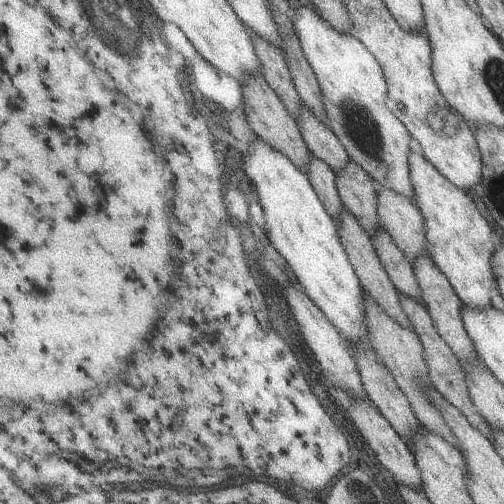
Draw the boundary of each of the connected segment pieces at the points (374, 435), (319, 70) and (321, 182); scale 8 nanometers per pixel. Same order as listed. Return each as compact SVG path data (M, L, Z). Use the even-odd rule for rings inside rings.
M351 399L350 407L347 408L350 420L358 432L362 434L364 440L368 442L370 448L380 460L383 468L389 470L396 483L409 486L418 492L422 492L420 471L415 463L413 452L406 441L388 424L388 421L380 414L380 411L370 401L364 399Z
M311 6L295 11L291 22L303 56L320 84L327 127L344 146L349 161L358 164L379 187L406 196L416 205L410 181L412 136L387 108L388 86L382 68L358 38L336 32Z
M311 155L310 162L308 162L307 178L310 180L310 184L312 184L324 209L328 212L328 216L338 224L340 210L344 206L342 205L340 194L338 194L336 178L332 168L326 162Z

